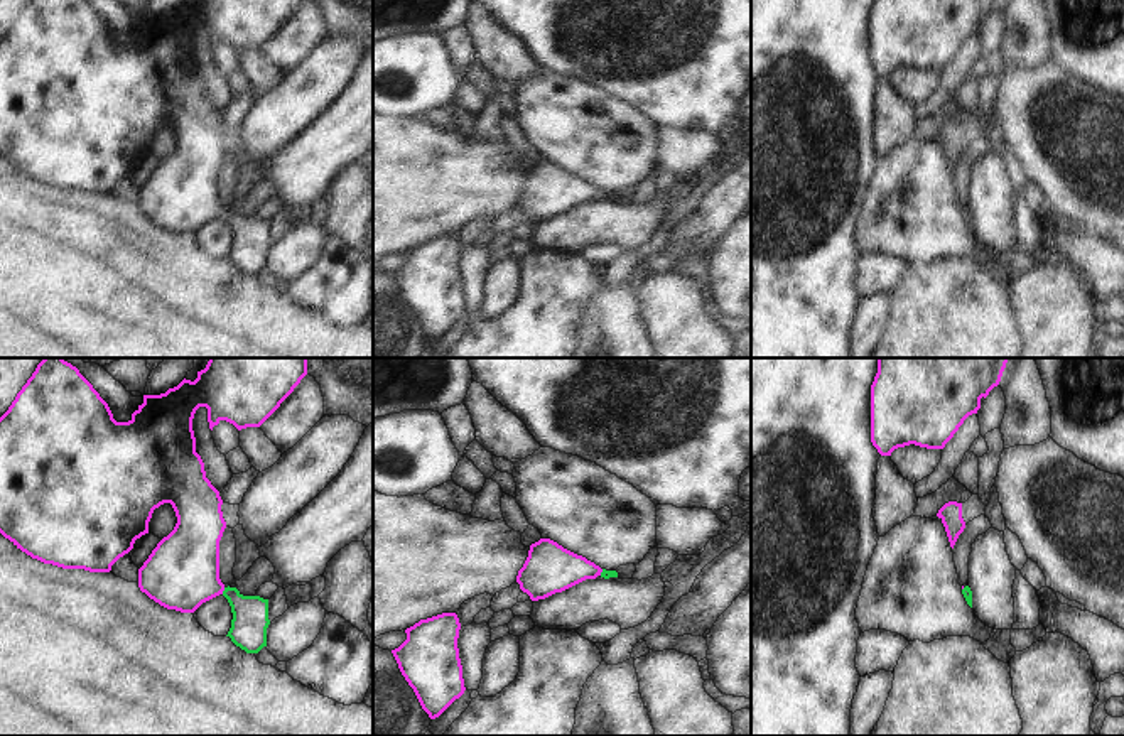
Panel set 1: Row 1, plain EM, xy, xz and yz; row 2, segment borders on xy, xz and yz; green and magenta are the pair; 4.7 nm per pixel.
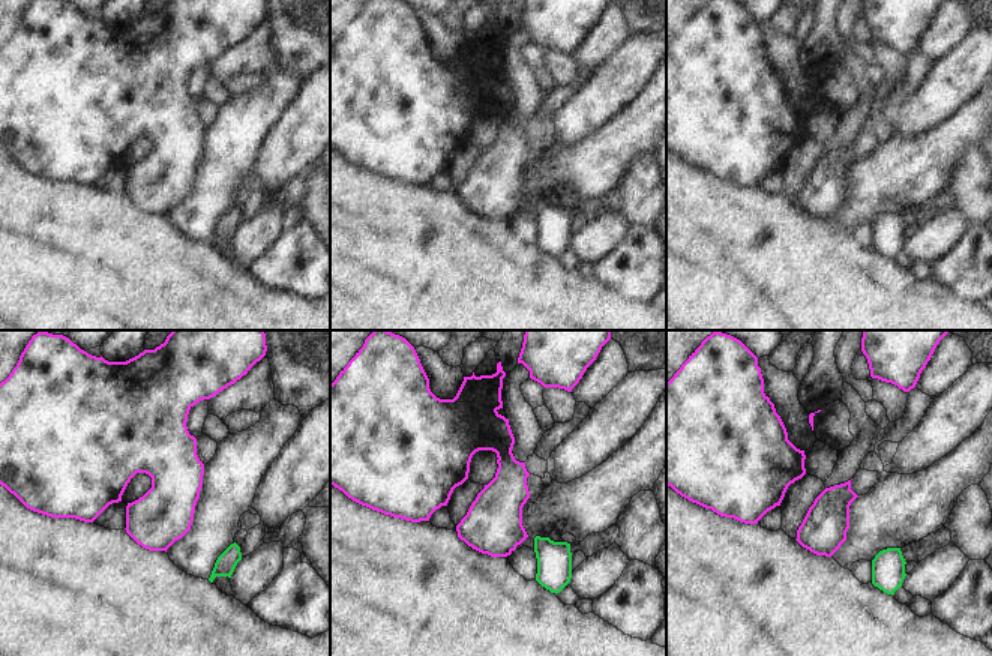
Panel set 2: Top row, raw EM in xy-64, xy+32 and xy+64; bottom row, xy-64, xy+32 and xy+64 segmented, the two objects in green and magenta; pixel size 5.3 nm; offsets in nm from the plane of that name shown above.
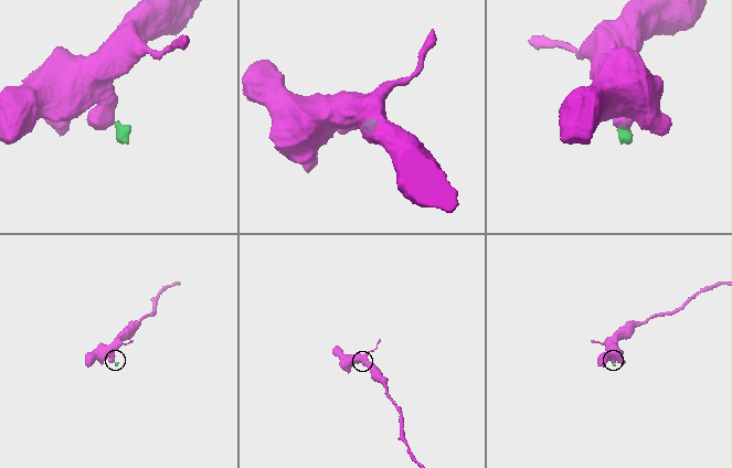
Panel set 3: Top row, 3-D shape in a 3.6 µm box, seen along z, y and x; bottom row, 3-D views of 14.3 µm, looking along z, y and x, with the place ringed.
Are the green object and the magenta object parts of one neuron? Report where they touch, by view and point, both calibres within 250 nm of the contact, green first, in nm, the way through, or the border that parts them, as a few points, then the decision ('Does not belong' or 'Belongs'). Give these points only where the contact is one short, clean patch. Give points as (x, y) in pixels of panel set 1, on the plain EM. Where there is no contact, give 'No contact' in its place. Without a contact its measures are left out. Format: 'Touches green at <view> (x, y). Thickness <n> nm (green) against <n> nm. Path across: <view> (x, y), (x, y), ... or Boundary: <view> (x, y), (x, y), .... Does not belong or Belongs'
Touches green at xy (223, 213). Thickness 180 nm (green) against 360 nm. Path across: xy (250, 242), (250, 237), (223, 213), (183, 193). Belongs

